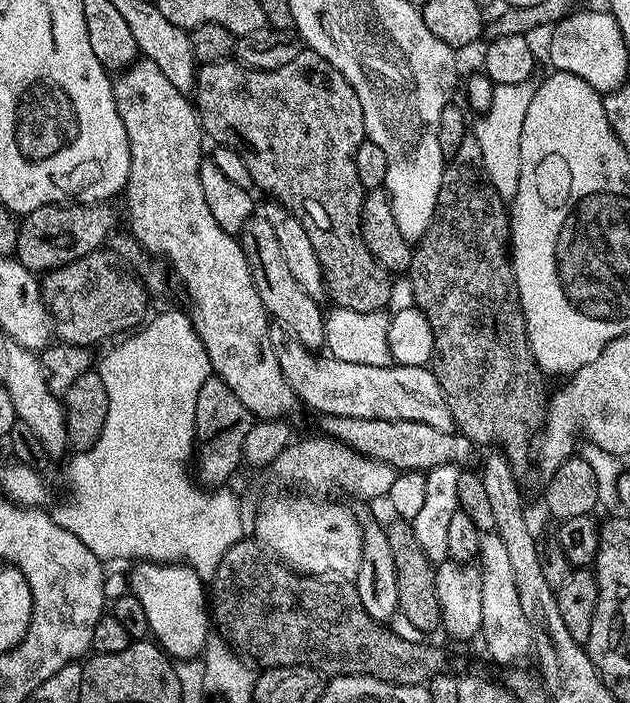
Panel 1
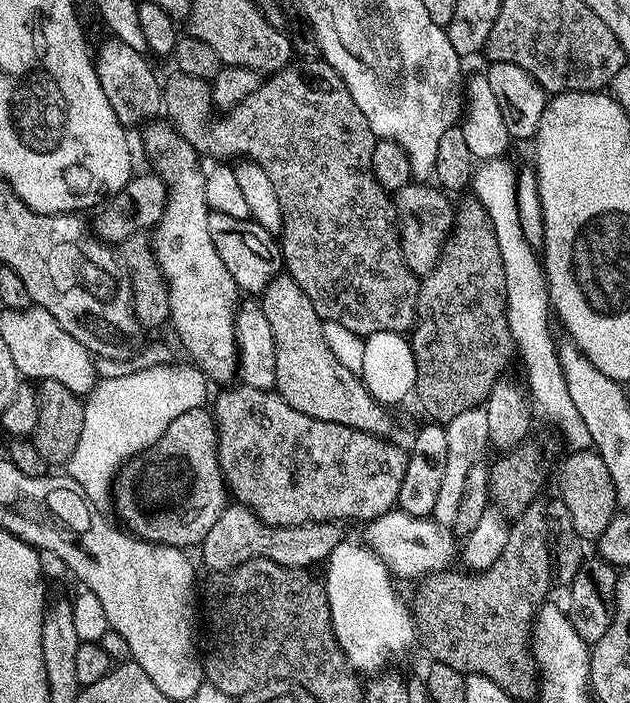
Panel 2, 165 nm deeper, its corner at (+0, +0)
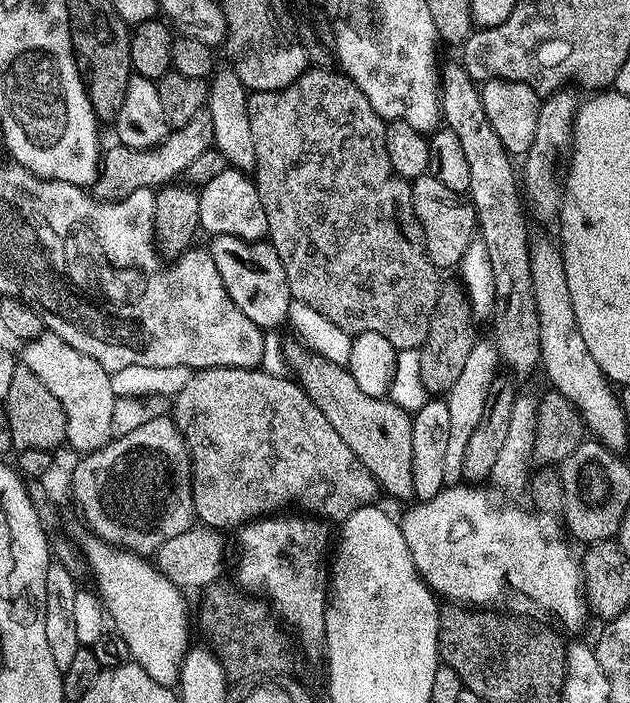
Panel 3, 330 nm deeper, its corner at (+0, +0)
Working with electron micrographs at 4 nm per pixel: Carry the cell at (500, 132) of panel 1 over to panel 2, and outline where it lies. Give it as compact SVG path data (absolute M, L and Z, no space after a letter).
M508 158L499 160L485 160L473 171L470 185L471 195L486 210L490 218L490 226L494 226L494 238L498 240L498 251L502 254L502 270L506 270L506 314L508 315L508 329L512 335L512 342L518 356L521 356L526 372L526 383L529 395L533 403L560 428L560 432L567 444L569 451L580 451L592 448L590 430L575 409L574 402L571 401L570 390L567 389L566 378L562 373L561 363L558 361L556 350L557 340L552 338L552 328L548 325L550 320L550 305L548 302L548 283L544 280L544 272L541 261L535 249L532 249L530 242L526 242L526 234L522 234L522 222L518 222L518 194L516 193L516 173L517 169L512 168Z

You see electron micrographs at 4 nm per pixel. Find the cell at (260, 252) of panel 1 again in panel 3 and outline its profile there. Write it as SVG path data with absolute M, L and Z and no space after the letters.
M303 346L291 349L287 361L291 369L296 370L295 377L314 406L326 414L326 422L338 430L338 438L346 442L358 462L374 477L376 488L396 500L411 501L414 497L414 470L410 458L412 416L391 399L362 394L347 367L332 364Z

